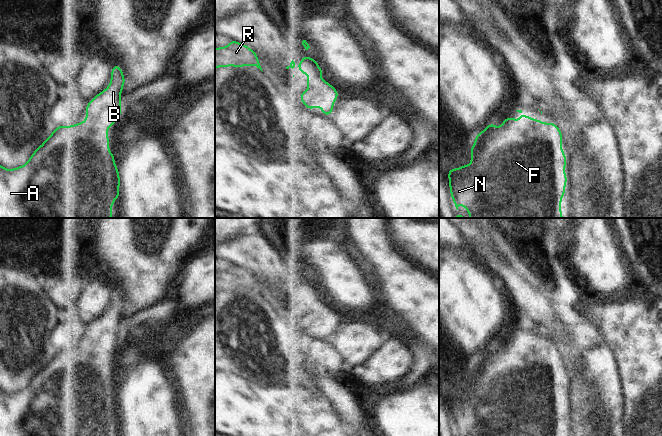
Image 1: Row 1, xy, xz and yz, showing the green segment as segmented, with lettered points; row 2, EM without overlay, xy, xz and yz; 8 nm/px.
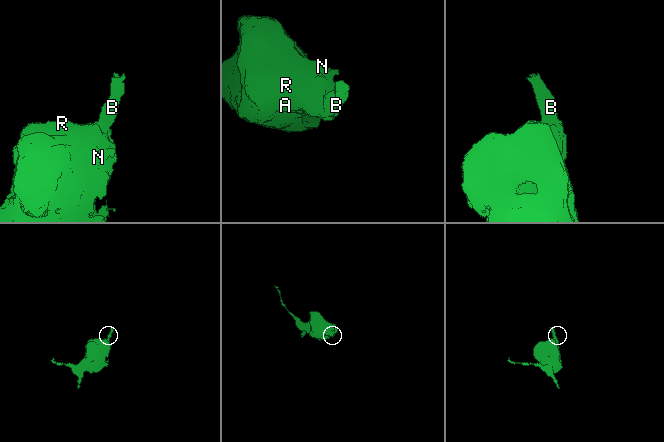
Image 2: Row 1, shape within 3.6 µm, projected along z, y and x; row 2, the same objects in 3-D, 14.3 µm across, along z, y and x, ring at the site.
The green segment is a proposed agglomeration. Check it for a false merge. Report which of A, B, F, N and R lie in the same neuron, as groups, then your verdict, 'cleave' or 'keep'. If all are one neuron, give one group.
A B F N R | keep

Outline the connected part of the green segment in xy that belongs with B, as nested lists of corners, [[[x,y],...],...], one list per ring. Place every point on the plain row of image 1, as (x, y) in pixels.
[[[114,288],[110,309],[88,326],[84,347],[56,351],[23,390],[8,394],[0,389],[2,436],[111,436],[113,426],[119,421],[120,402],[118,391],[114,387],[115,380],[109,376],[106,353],[111,352],[120,341],[120,319],[124,307],[125,302],[121,292]]]

